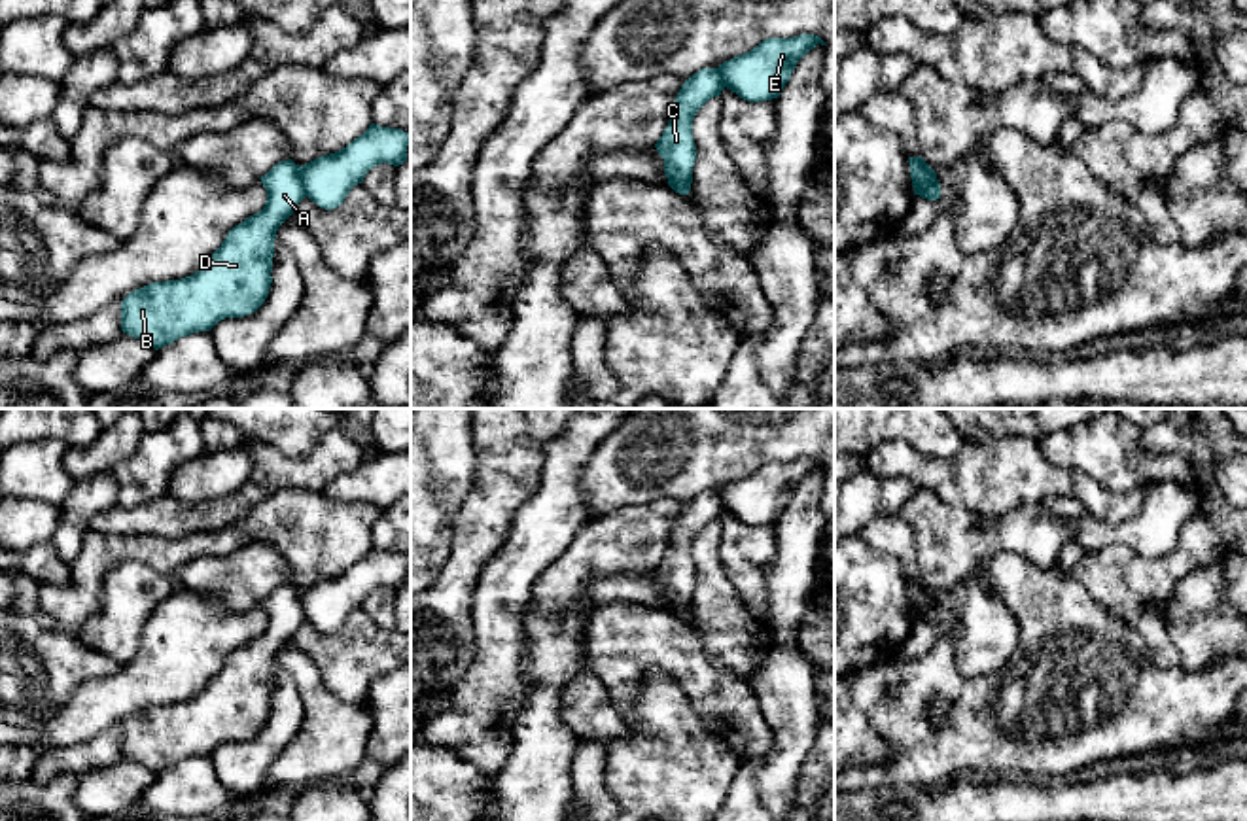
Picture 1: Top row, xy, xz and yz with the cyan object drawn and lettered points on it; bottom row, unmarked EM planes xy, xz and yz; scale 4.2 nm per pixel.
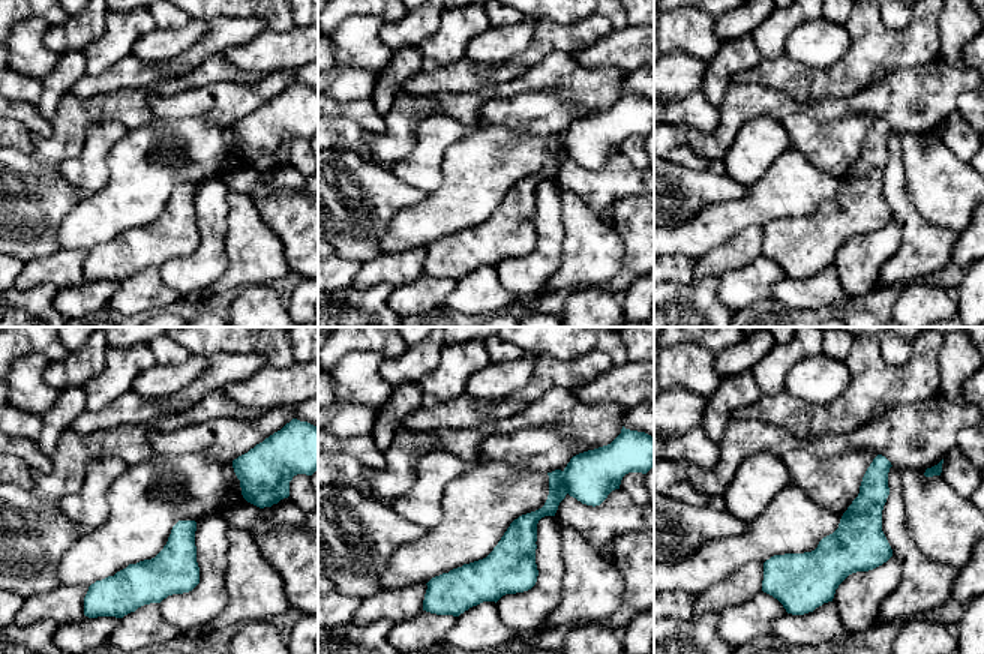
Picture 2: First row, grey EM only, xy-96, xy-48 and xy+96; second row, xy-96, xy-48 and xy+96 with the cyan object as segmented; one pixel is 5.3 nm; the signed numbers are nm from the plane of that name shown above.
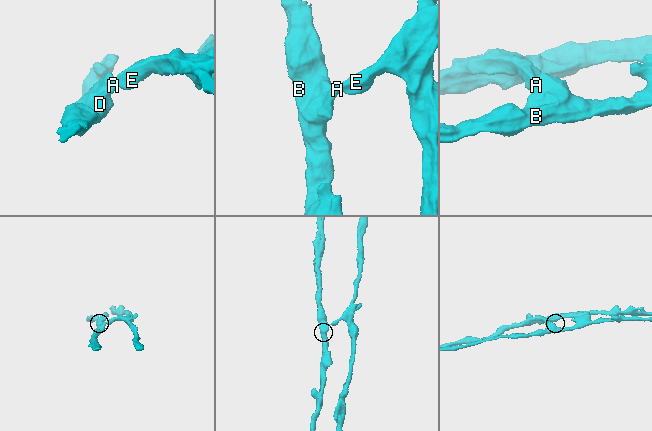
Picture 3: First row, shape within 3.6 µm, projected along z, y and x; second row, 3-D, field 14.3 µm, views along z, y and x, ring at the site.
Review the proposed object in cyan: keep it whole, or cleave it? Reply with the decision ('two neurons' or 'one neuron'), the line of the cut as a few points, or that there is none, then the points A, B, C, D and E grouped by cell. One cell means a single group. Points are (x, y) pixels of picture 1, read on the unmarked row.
two neurons; cut in xy along (299, 591), (299, 602), (307, 619); A B C D / E

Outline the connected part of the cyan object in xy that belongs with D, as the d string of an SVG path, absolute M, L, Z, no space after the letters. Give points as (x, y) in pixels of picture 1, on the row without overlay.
M288 583L259 602L267 613L265 630L235 649L201 694L180 704L153 706L131 715L121 725L121 755L159 774L180 760L210 755L225 742L242 742L255 736L265 726L272 707L276 655L307 620L299 594L301 590Z

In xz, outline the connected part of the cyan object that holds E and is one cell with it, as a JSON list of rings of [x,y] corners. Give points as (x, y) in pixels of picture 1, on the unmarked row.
[[[819,460],[768,462],[751,475],[719,488],[725,511],[747,526],[778,522],[797,486],[817,467]]]

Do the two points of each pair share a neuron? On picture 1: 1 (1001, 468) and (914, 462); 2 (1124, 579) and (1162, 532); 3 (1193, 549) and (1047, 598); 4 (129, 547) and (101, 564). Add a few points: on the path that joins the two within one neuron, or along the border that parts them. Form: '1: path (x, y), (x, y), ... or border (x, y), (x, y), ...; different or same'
1: path (981, 470), (935, 470); same
2: border (1181, 532), (1159, 557), (1100, 547); different
3: border (1060, 572), (1075, 579), (1115, 615); different
4: path (122, 549), (108, 557); same

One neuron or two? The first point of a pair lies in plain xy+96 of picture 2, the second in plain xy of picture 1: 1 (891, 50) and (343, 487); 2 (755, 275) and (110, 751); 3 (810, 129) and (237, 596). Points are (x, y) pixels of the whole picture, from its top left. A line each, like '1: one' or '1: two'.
1: two
2: two
3: one

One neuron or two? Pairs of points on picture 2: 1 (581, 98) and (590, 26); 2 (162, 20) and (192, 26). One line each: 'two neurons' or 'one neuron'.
1: two neurons
2: two neurons

